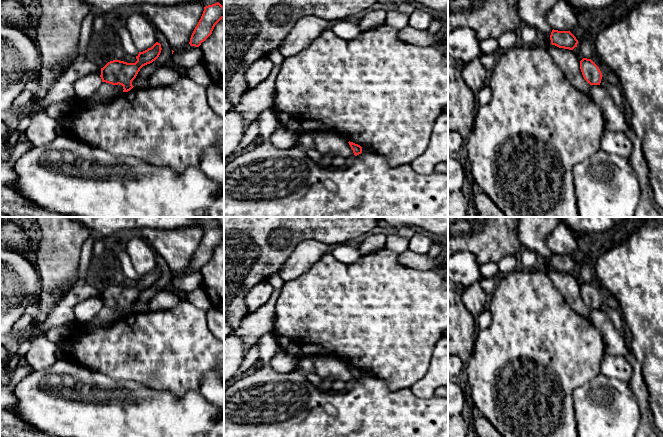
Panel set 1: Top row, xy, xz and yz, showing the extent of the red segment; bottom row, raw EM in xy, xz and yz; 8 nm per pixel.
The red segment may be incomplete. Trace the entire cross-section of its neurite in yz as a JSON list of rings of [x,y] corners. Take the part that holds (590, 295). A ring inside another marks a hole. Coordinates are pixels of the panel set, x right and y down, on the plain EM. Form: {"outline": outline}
{"outline": [[[583,282],[580,285],[580,293],[584,303],[590,309],[600,309],[603,299],[599,291],[591,283]]]}

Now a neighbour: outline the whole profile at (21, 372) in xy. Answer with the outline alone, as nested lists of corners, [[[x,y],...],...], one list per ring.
[[[18,366],[14,376],[9,383],[3,383],[0,380],[0,409],[14,412],[17,406],[17,398],[14,395],[15,385],[32,372],[30,366]]]

